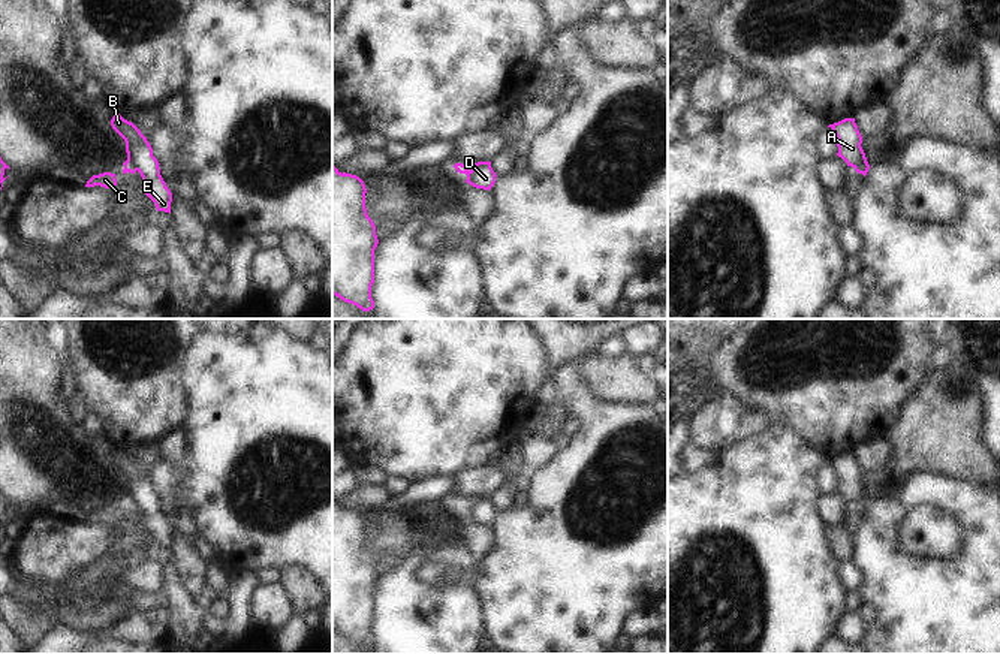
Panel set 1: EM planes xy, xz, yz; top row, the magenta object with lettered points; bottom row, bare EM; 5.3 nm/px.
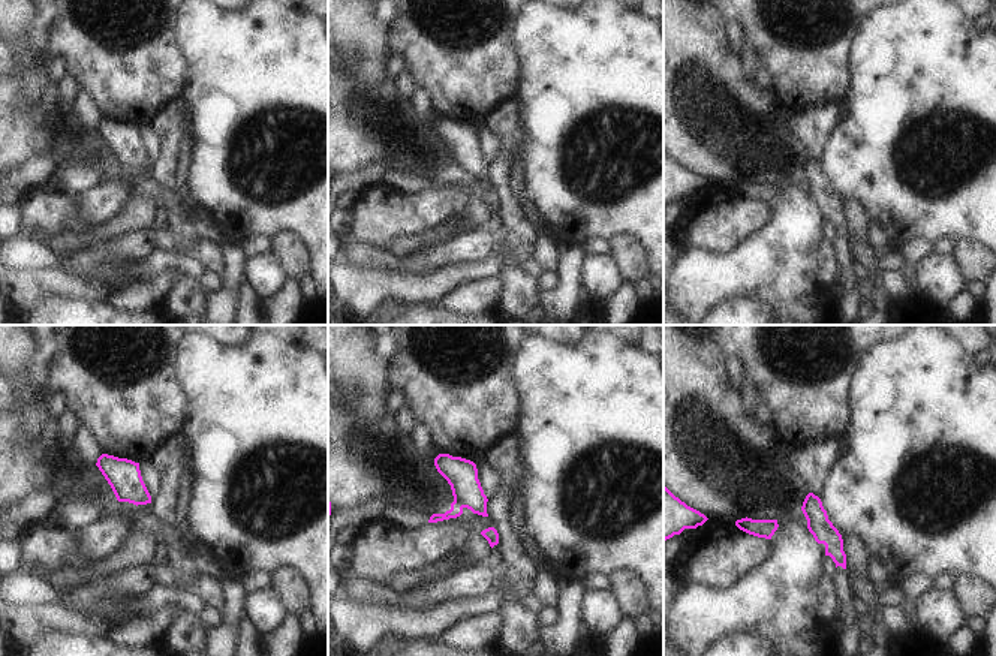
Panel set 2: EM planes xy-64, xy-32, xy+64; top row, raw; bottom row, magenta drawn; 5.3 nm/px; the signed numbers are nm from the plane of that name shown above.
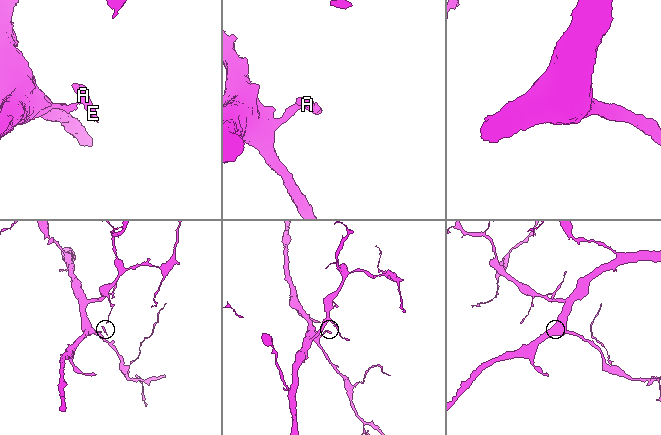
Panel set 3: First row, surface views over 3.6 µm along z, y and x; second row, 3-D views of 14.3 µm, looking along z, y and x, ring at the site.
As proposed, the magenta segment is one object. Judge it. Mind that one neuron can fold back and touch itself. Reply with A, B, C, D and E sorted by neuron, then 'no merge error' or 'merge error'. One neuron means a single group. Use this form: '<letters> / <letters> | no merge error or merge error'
A B D E / C | merge error

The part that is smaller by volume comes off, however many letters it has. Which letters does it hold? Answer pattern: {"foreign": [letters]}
{"foreign": ["A", "B", "D", "E"]}

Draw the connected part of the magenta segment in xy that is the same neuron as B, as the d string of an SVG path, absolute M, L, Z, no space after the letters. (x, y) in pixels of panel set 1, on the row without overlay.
M120 449L112 452L111 461L126 477L127 497L142 512L142 527L154 537L157 546L171 549L172 528L160 510L160 498L153 491L153 483L147 473Z

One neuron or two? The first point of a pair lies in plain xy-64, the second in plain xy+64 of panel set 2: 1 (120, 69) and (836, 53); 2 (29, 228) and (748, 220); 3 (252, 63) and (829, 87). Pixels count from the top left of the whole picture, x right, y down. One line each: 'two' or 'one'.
1: one
2: one
3: two

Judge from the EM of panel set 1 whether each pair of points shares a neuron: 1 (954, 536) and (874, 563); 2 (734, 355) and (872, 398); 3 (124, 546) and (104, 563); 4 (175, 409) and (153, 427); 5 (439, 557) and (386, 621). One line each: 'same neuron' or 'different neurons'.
1: different neurons
2: same neuron
3: same neuron
4: same neuron
5: same neuron

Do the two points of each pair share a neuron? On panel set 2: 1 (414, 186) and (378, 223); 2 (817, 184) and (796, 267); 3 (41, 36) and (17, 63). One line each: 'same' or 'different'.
1: different
2: different
3: different

